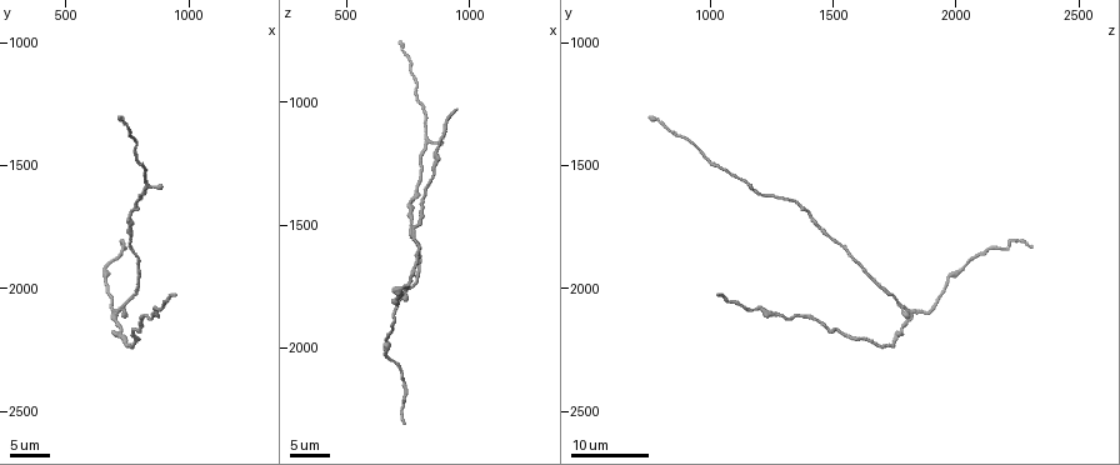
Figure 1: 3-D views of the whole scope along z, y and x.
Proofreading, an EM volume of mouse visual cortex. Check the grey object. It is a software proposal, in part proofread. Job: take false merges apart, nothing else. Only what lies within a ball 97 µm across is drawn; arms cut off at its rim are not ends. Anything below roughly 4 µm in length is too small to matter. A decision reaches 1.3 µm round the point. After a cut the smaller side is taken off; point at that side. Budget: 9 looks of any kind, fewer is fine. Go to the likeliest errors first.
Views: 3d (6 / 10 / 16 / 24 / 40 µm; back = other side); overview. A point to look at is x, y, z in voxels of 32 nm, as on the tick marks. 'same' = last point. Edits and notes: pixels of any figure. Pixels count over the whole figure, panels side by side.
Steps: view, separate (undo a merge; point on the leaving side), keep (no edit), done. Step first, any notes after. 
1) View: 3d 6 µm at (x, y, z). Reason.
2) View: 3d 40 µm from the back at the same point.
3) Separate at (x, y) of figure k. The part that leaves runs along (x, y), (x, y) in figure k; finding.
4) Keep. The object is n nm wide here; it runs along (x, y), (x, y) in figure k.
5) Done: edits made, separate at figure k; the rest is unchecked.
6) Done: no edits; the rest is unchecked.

View: 3d 16 µm at (700, 2110, 1810). Four arms meet.

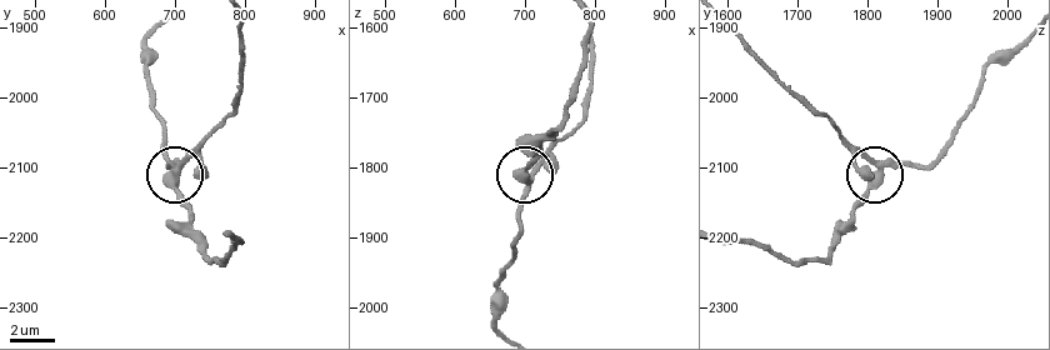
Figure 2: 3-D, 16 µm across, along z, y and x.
View: 3d 10 µm at (705, 2110, 1820).

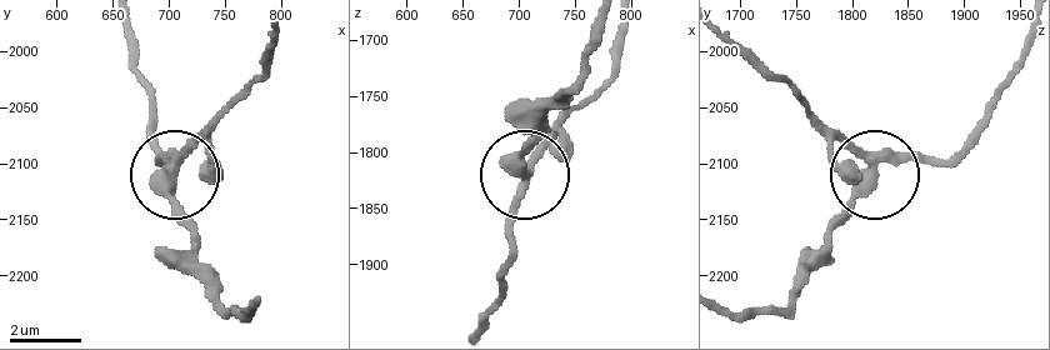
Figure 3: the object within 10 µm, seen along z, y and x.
View: 3d 6 µm at (700, 2108, 1818).

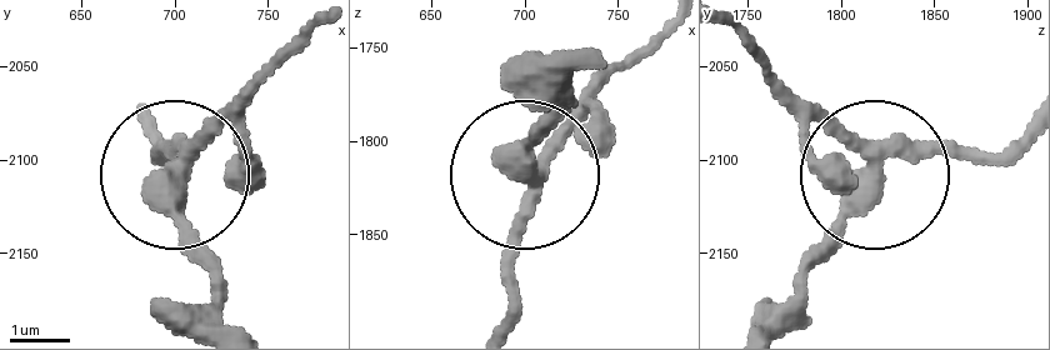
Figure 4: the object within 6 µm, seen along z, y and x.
Keep. 4 arms meet here; it runs along (663, 25), (533, 175), (514, 319) in figure 4; all the same cell.

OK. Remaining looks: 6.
View: 3d 16 µm at (820, 1580, 1150). Thin arm on a thick one.

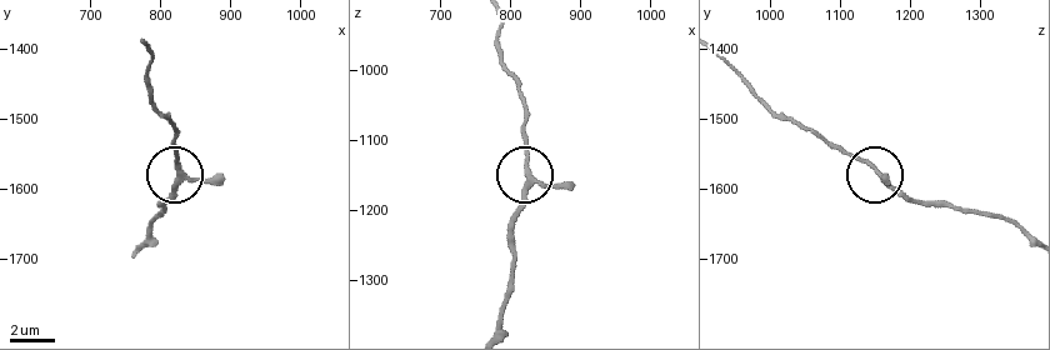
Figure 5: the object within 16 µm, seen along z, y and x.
View: 3d 6 µm at (830, 1580, 1155).

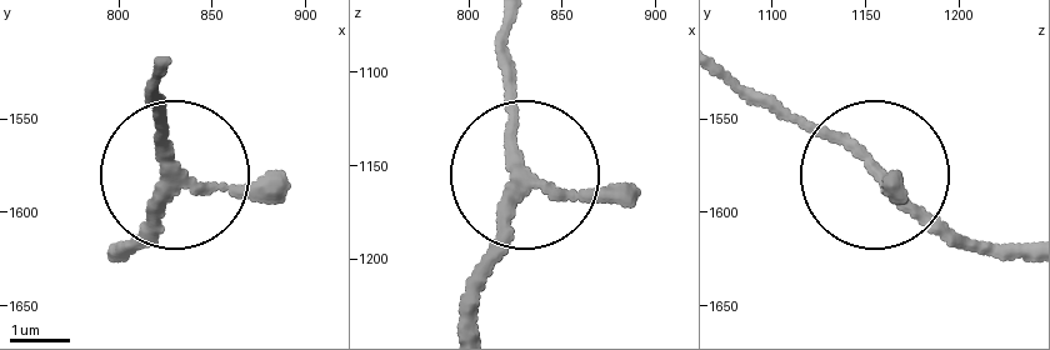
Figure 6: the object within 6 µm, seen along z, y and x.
Keep. It runs along (130, 254), (170, 175), (160, 90) in figure 6; all the same cell.

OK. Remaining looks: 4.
View: 3d 24 µm at (870, 2080, 1210). Calibre changes.

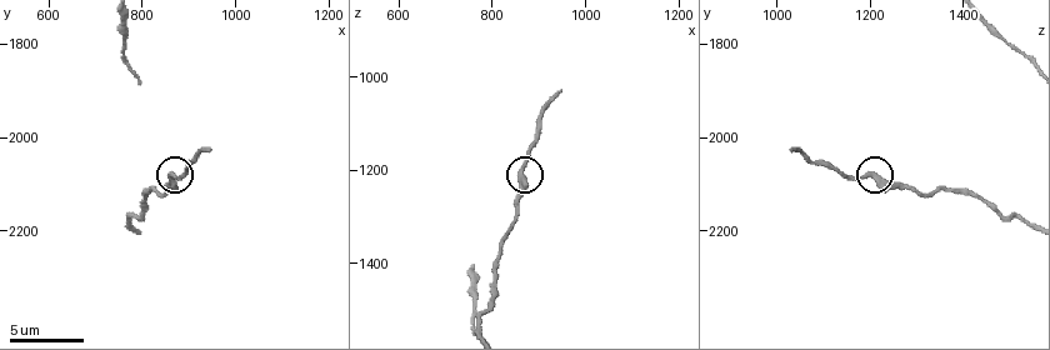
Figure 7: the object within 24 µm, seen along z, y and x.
View: 3d 10 µm at (860, 2080, 1205).

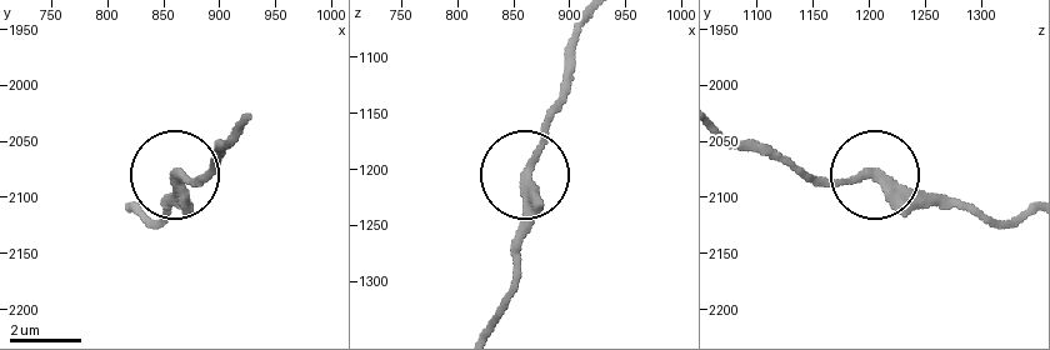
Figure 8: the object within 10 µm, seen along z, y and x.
Keep. It runs along (488, 324), (518, 260), (526, 171), (560, 94) in figure 8; continuous, no second cell.

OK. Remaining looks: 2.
View: 3d 16 µm at (660, 1920, 2010). Sudden change in width.

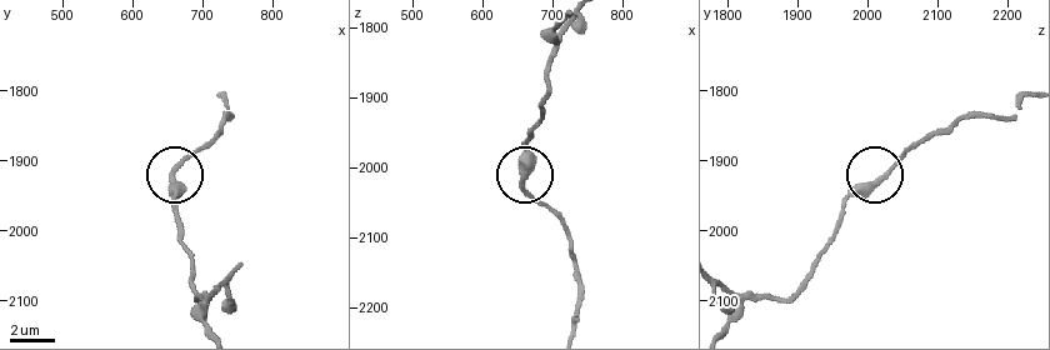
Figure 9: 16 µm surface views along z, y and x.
View: 3d 10 µm at (660, 1930, 2015).

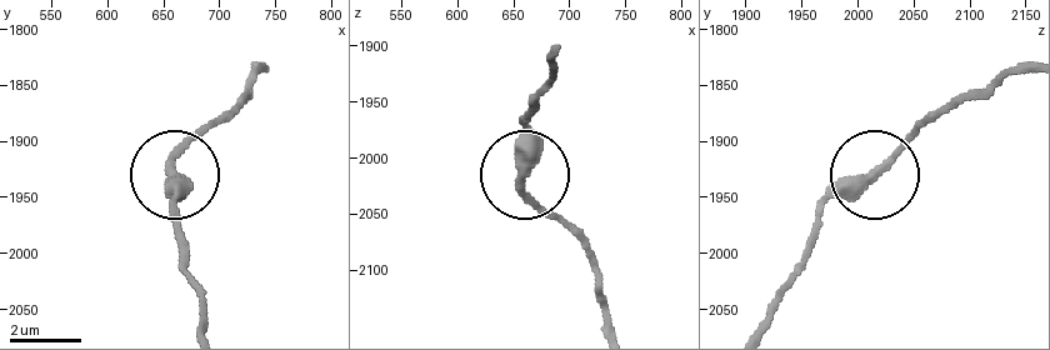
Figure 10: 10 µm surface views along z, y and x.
Keep. The object is 300 nm wide here; all the same cell.

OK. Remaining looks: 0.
Done: no edits; the rest is unchecked.

